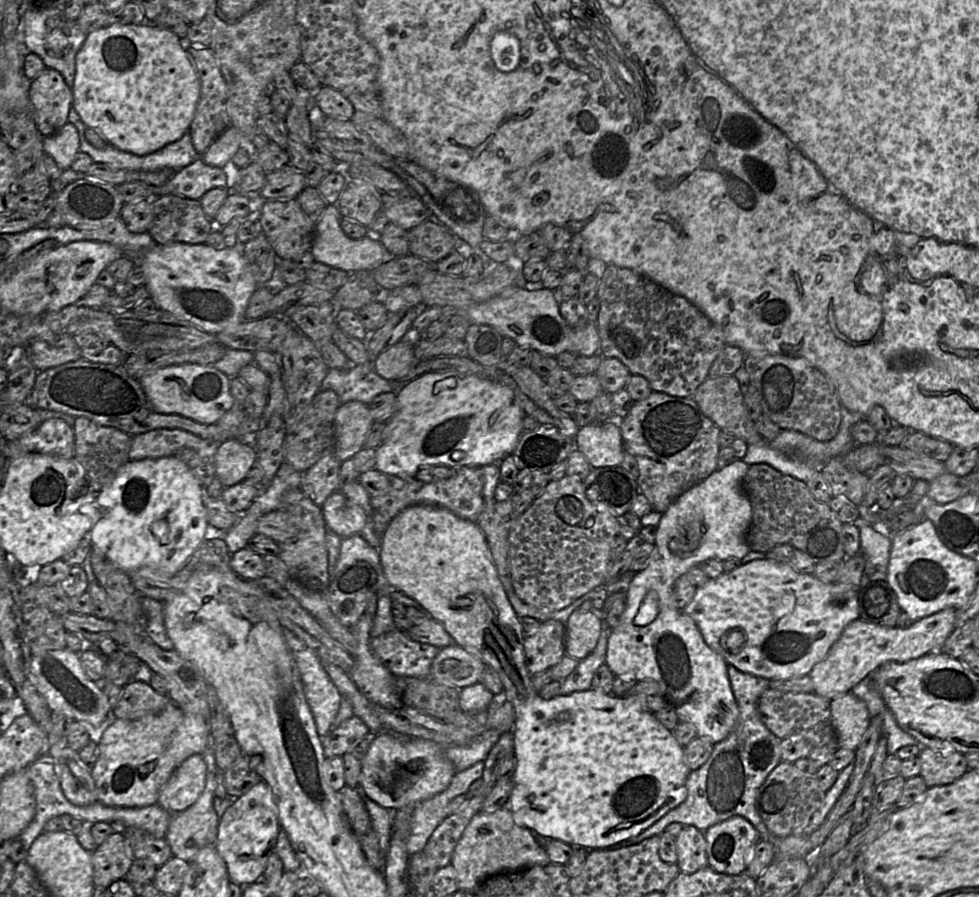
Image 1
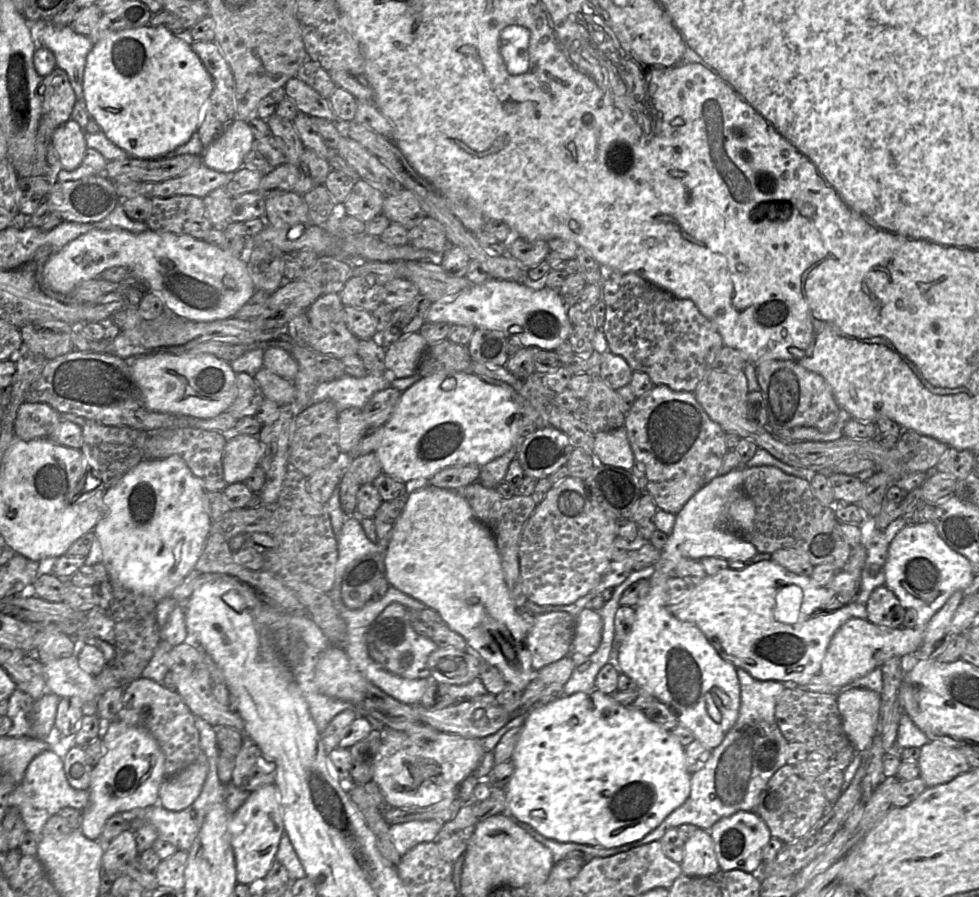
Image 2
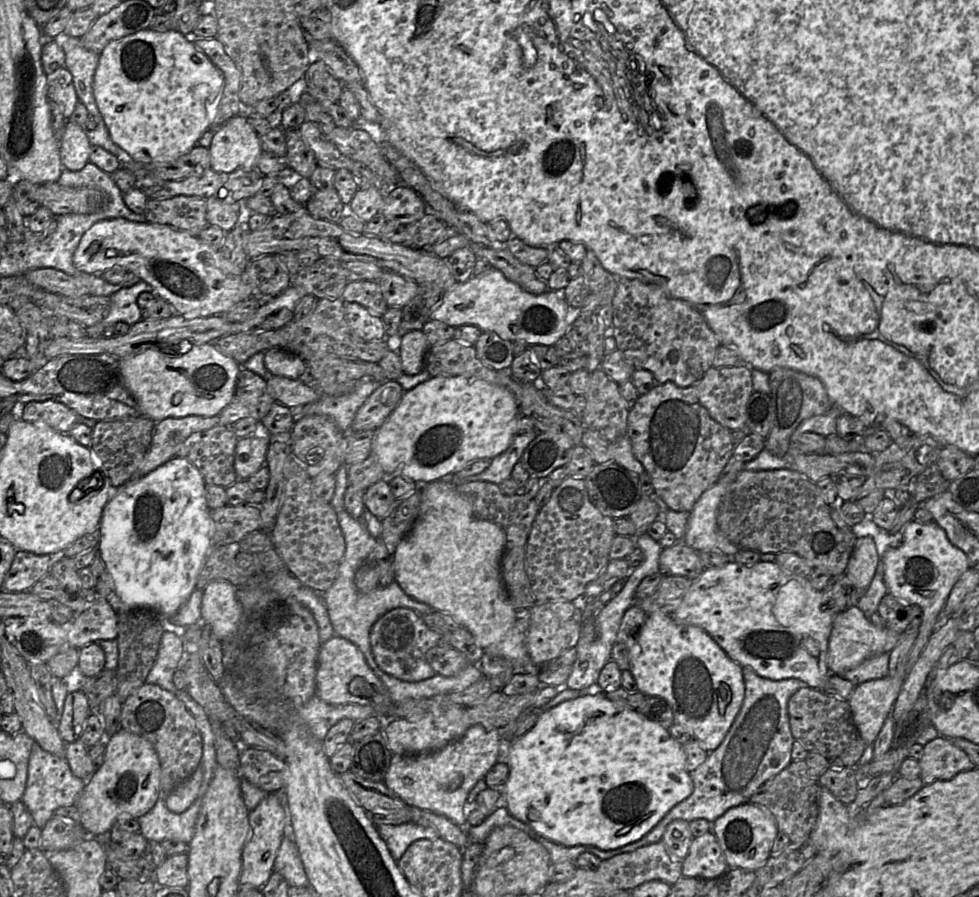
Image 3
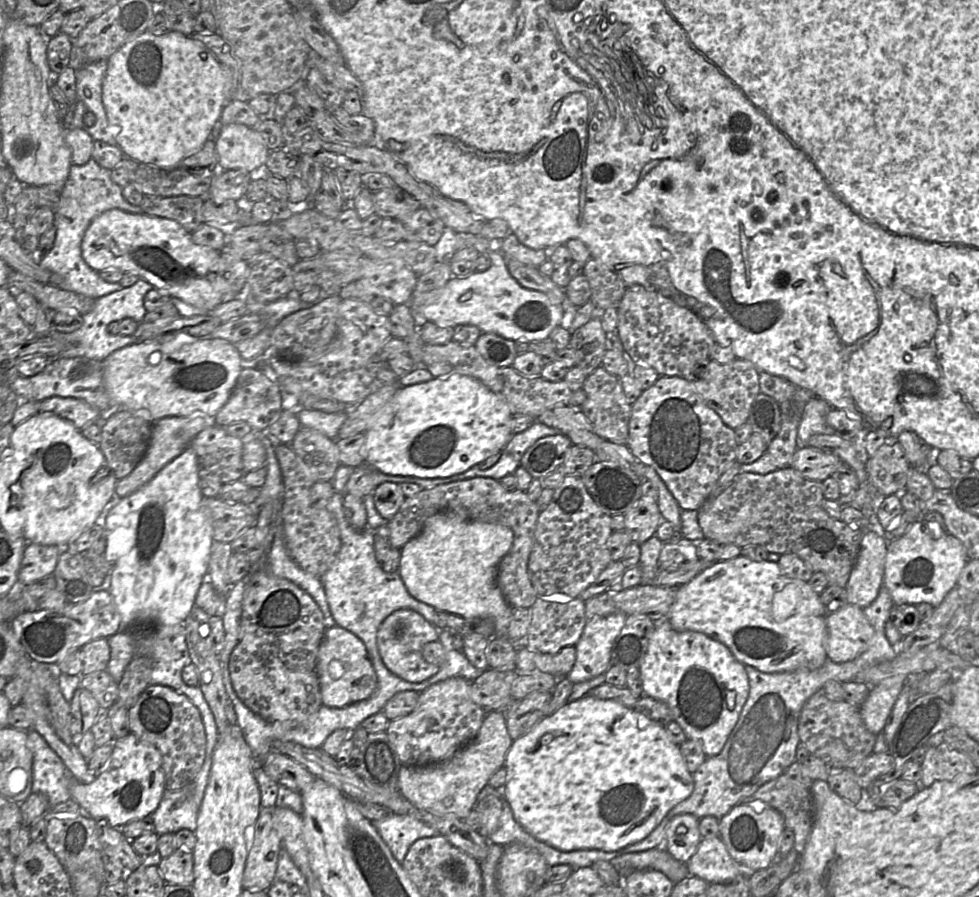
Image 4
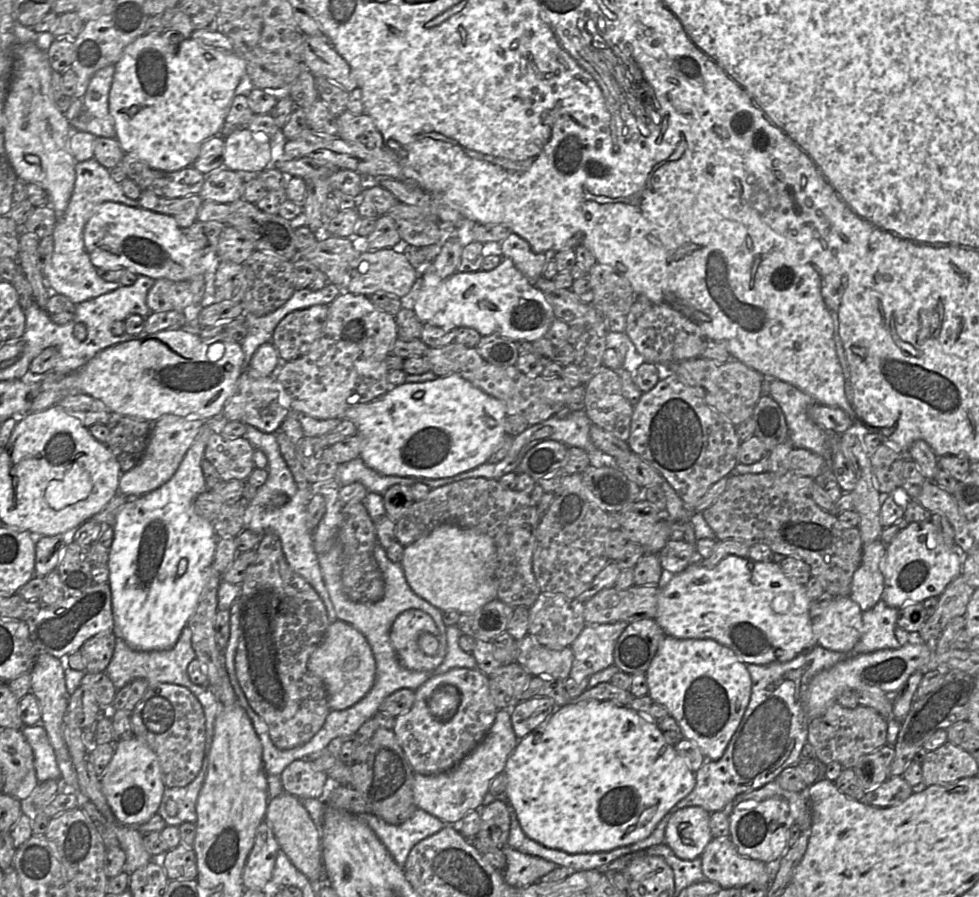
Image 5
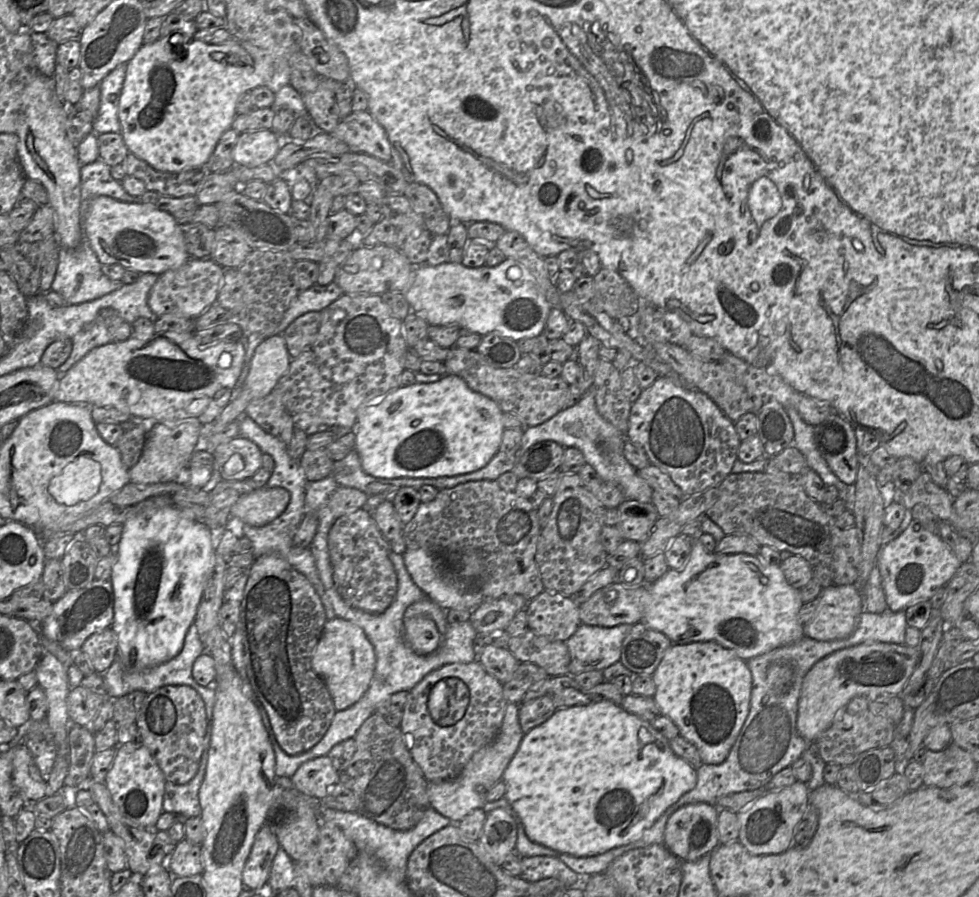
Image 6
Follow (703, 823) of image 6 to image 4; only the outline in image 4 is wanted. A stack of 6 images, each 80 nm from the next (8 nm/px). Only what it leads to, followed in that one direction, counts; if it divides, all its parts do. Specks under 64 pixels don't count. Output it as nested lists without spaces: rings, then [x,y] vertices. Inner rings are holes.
[[[692,814],[673,817],[666,827],[662,847],[677,861],[688,862],[702,840],[698,824],[699,819]]]

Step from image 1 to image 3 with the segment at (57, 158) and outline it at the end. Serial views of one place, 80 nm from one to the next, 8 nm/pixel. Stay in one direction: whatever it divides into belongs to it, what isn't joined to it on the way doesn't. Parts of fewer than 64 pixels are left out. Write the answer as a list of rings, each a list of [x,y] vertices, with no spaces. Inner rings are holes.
[[[67,122],[60,137],[60,156],[63,168],[78,171],[89,161],[91,144],[83,129]]]

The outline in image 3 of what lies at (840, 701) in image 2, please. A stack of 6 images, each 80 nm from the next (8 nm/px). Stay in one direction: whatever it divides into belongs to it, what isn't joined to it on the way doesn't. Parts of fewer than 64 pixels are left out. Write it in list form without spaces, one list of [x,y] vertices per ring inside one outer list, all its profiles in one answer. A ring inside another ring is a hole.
[[[886,676],[867,681],[856,686],[847,700],[853,722],[868,746],[874,743],[891,715],[905,678]]]

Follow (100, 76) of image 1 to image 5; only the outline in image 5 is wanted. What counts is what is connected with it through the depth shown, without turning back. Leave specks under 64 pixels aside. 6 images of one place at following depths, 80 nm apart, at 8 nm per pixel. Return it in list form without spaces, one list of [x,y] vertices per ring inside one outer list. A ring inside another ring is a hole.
[[[174,32],[143,34],[124,49],[114,67],[109,112],[115,124],[115,138],[125,154],[165,172],[192,166],[202,145],[220,134],[235,95],[246,83],[246,63],[240,56],[205,45],[193,37],[181,38]]]

